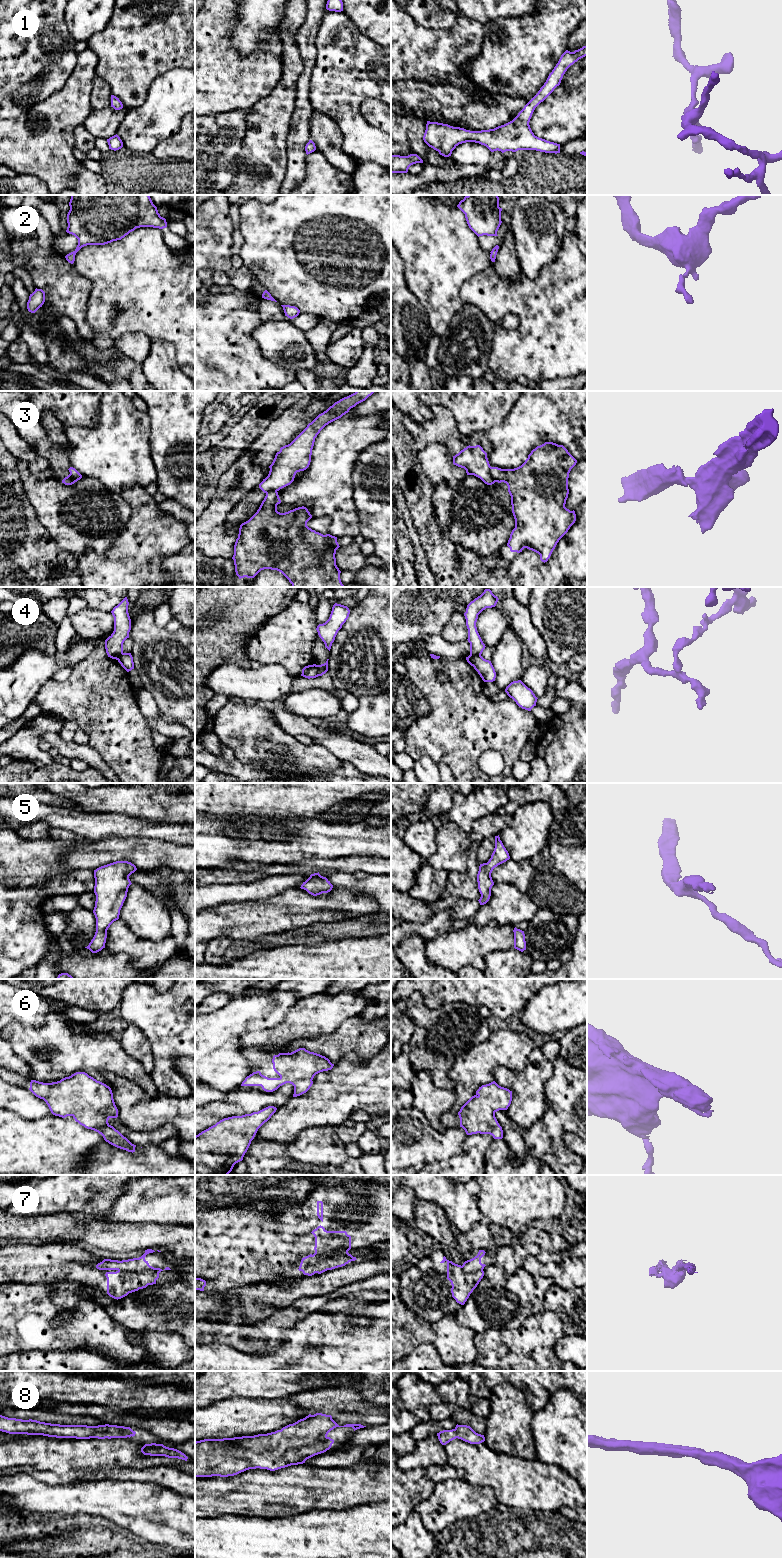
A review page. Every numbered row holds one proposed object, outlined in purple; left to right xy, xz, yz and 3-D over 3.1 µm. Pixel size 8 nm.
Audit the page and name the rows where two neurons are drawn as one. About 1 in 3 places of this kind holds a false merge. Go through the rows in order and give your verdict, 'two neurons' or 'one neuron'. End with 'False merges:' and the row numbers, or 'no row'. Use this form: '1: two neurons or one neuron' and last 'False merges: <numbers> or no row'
1: one neuron
2: one neuron
3: two neurons
4: two neurons
5: one neuron
6: one neuron
7: two neurons
8: one neuron
False merges: 3, 4, 7

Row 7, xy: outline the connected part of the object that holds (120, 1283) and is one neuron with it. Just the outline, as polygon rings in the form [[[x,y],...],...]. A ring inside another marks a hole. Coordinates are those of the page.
[[[116,1271],[106,1272],[107,1294],[114,1299],[121,1299],[129,1293],[156,1284],[159,1273],[153,1271]]]

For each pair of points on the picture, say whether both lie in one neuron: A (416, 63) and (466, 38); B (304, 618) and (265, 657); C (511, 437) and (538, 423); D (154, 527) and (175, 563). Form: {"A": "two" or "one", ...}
{"A": "one", "B": "one", "C": "one", "D": "two"}

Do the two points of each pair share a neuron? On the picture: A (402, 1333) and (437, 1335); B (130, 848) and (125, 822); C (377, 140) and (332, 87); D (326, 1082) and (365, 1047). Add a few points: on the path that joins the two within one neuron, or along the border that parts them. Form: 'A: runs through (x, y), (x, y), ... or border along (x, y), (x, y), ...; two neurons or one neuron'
A: runs through (411, 1333), (428, 1333); one neuron
B: border along (104, 838), (152, 838); two neurons
C: runs through (363, 130), (345, 112), (341, 101); one neuron
D: border along (380, 1049), (366, 1059), (349, 1052), (336, 1062); two neurons

